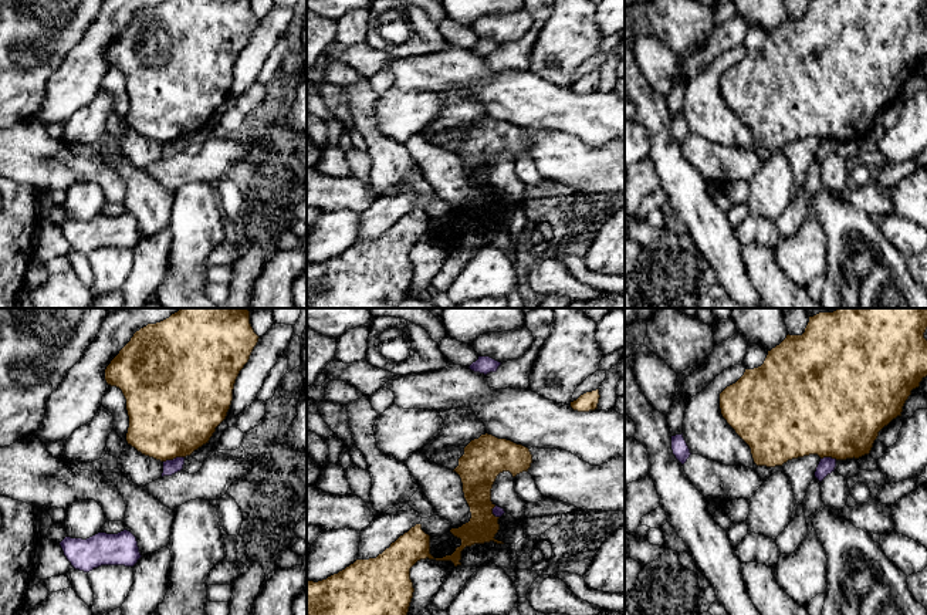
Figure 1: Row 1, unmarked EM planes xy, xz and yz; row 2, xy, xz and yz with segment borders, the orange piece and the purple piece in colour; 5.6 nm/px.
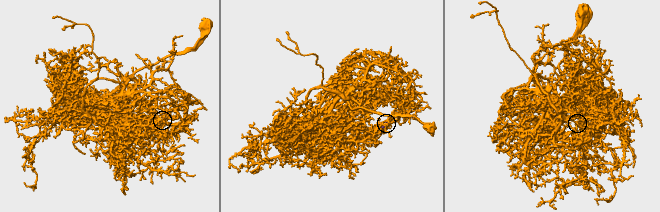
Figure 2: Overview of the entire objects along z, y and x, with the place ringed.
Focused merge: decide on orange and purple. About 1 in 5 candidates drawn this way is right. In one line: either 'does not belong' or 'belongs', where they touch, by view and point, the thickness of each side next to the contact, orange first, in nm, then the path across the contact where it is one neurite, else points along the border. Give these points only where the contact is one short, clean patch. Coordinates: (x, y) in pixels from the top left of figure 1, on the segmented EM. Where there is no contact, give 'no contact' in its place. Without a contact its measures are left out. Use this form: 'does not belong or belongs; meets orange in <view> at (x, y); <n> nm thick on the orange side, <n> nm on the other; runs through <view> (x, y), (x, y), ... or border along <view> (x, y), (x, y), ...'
does not belong; meets orange in xy at (173, 458); 480 nm thick on the orange side, 80 nm on the other; border along xy (183, 456), (163, 462)

